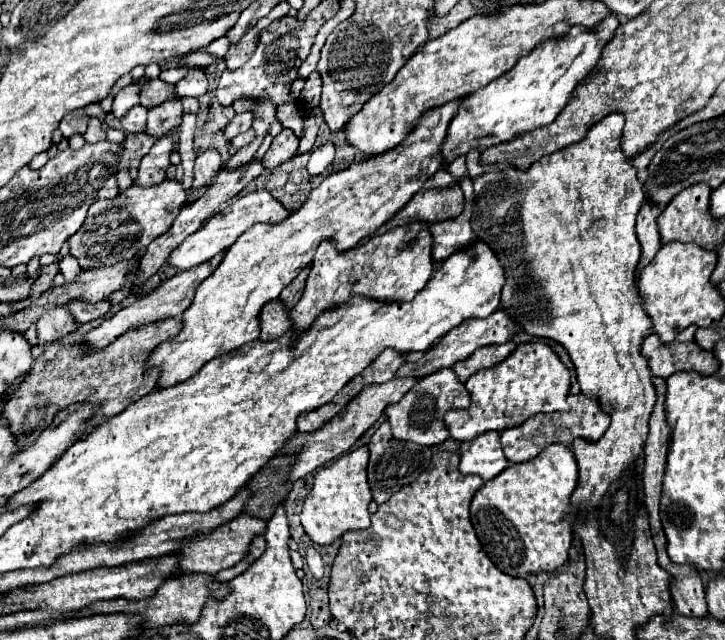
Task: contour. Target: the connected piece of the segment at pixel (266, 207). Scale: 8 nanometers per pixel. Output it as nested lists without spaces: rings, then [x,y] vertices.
[[[256,190],[250,194],[244,194],[230,202],[224,212],[216,212],[200,230],[196,230],[192,236],[188,236],[172,254],[170,254],[170,264],[176,266],[178,270],[188,270],[192,266],[198,266],[202,262],[208,262],[212,256],[216,256],[220,250],[228,250],[236,238],[246,232],[252,224],[266,222],[266,224],[276,224],[288,218],[290,212],[286,206],[282,206],[280,200],[276,200],[268,190]]]

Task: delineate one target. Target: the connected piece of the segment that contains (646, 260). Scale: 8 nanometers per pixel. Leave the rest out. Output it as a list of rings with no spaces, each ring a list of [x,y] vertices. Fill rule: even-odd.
[[[646,200],[644,206],[638,212],[638,220],[636,220],[636,236],[642,244],[642,258],[638,264],[638,272],[650,264],[650,260],[656,256],[656,252],[660,250],[660,234],[658,234],[658,226],[656,226],[656,218],[660,216],[662,208],[658,204],[652,204],[652,200]]]

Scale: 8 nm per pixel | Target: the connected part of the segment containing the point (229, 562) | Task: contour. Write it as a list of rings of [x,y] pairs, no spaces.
[[[240,514],[238,518],[230,520],[228,524],[222,524],[220,528],[214,528],[210,534],[206,536],[196,536],[196,540],[188,540],[188,544],[184,544],[184,548],[180,548],[178,552],[178,560],[180,560],[180,570],[190,574],[216,574],[218,570],[230,568],[234,564],[238,564],[244,554],[248,552],[248,542],[252,540],[254,534],[262,534],[266,528],[264,520]]]

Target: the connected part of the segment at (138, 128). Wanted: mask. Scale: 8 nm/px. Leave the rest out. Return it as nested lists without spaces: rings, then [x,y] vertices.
[[[134,106],[124,118],[122,118],[122,126],[126,132],[142,132],[146,130],[146,112],[148,108],[144,106]]]

